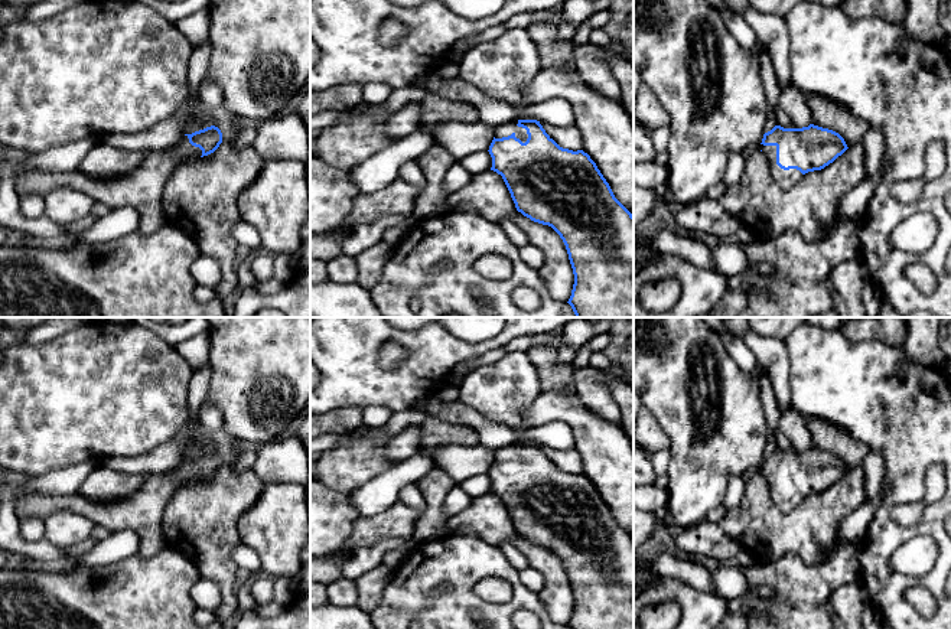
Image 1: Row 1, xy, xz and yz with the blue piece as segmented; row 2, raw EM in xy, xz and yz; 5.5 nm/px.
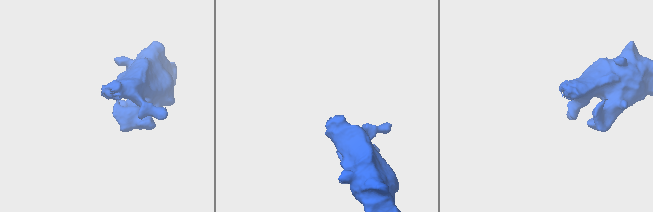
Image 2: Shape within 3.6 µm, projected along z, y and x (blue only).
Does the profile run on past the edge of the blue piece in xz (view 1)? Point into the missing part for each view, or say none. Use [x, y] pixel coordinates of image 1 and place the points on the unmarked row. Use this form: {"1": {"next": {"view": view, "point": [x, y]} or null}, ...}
{"1": {"next": {"view": "xz", "point": [504, 453]}}}

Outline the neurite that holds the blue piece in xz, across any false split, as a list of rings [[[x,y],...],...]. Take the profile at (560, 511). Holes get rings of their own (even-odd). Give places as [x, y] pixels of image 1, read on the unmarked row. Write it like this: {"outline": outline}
{"outline": [[[537,443],[495,450],[491,493],[502,499],[518,535],[551,550],[563,563],[574,597],[570,629],[634,629],[634,538],[615,521],[583,473],[560,470]]]}

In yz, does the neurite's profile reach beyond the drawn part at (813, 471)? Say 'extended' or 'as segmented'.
extended

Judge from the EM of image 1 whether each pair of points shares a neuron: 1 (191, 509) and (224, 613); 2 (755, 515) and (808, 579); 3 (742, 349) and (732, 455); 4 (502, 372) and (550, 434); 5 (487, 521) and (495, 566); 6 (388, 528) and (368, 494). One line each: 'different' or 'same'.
1: same
2: different
3: different
4: different
5: different
6: different

